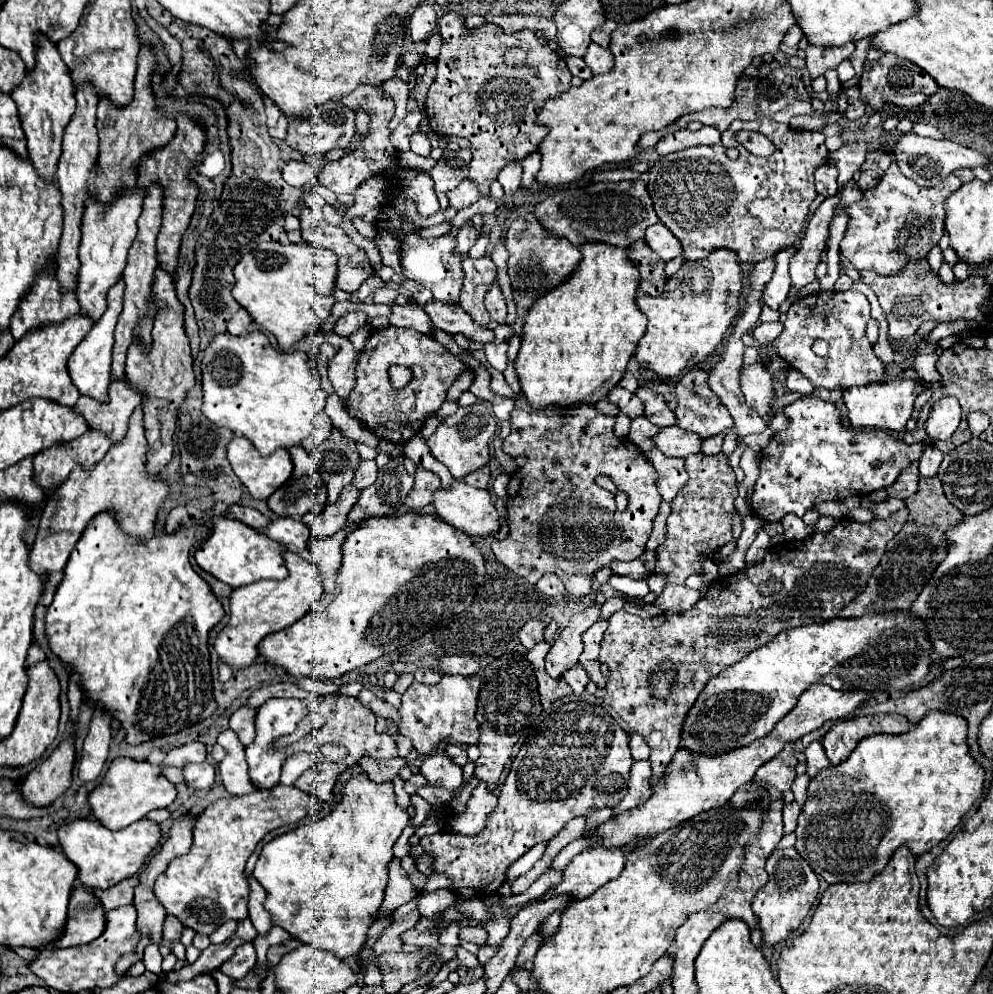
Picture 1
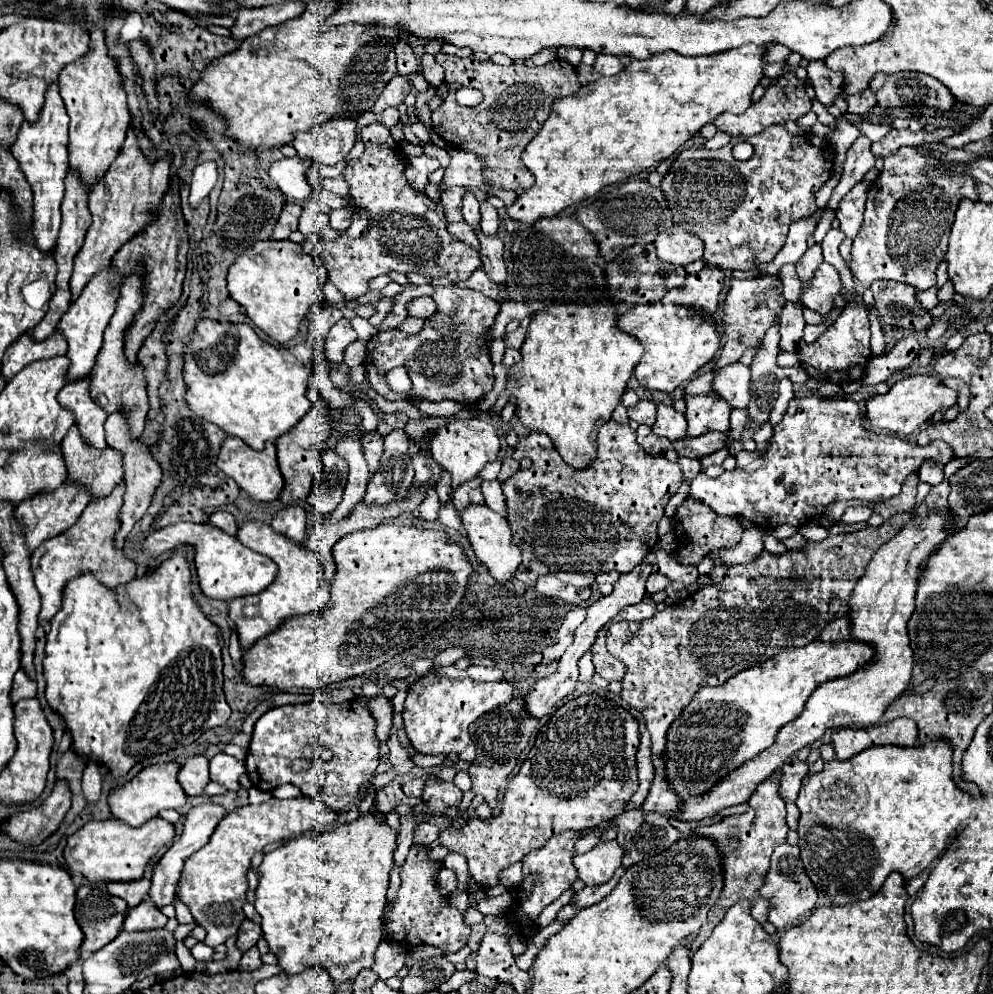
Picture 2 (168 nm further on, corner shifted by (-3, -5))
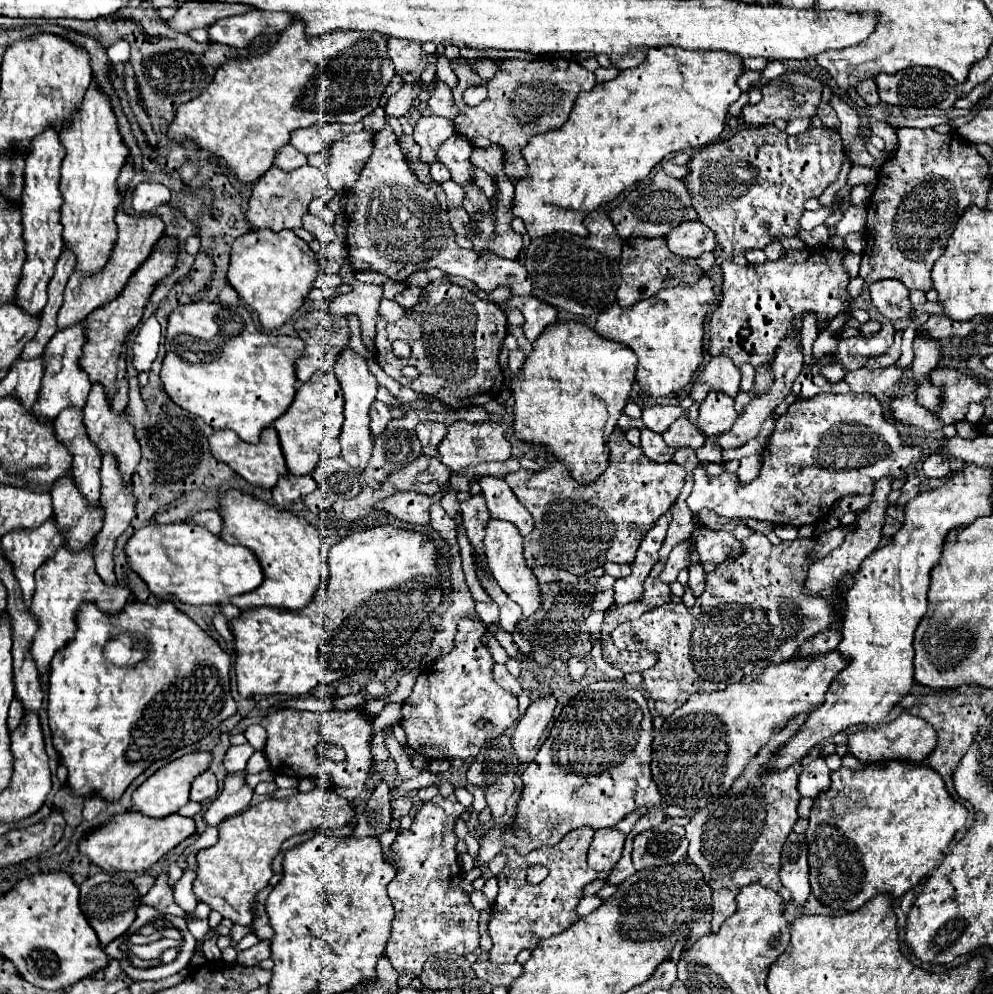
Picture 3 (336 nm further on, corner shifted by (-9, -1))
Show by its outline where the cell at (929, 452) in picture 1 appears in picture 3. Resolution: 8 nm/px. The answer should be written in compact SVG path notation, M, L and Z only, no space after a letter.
M930 454L922 464L926 478L944 478L950 474L950 462L944 454Z

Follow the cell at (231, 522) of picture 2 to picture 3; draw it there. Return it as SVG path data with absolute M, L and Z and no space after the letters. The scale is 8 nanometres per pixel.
M206 510L206 512L198 512L198 514L194 514L192 518L190 518L190 522L192 524L198 524L198 526L202 526L202 528L206 528L208 532L218 532L220 534L220 528L222 528L222 518L220 518L220 514L216 512L216 510Z

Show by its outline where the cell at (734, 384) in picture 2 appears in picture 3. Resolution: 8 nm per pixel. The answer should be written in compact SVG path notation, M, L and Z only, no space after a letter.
M726 356L710 358L710 362L694 380L690 398L694 402L702 402L708 390L718 390L728 396L736 396L740 390L740 376L742 376L740 370Z

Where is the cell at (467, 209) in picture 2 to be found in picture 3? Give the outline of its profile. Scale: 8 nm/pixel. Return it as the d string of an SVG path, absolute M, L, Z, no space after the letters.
M458 134L446 140L440 146L440 152L436 152L438 162L450 170L452 180L460 186L464 186L470 180L470 152L470 144Z

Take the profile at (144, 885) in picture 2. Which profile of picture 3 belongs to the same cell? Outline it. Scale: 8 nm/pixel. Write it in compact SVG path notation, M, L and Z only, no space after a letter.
M142 874L142 876L134 878L134 884L136 884L140 896L144 896L144 894L148 894L148 890L152 888L152 884L154 884L154 876L150 876L150 874Z

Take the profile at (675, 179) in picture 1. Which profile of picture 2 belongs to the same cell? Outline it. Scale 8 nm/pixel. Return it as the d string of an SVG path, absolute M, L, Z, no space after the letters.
M774 124L760 134L746 138L746 142L754 146L754 156L746 162L738 162L732 156L732 146L736 144L736 138L732 138L724 146L730 148L730 152L724 152L724 156L720 154L722 150L682 150L674 158L670 170L664 174L660 184L666 202L670 204L674 224L684 226L690 234L698 236L704 242L702 260L708 266L720 266L724 270L754 270L762 262L774 260L774 256L784 246L790 224L800 218L808 218L818 210L814 194L830 178L830 170L834 164L832 150L822 138L814 134L790 136L788 130L780 124Z

